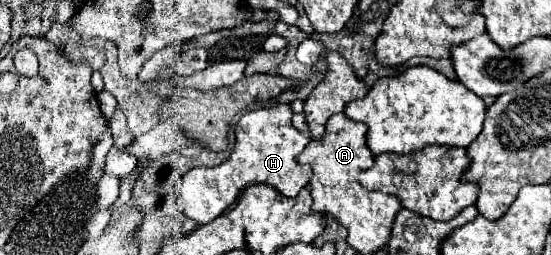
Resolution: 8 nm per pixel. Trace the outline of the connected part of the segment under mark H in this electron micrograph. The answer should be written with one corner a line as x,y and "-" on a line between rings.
275,104
269,108
251,110
237,122
237,142
231,156
219,166
199,166
183,176
177,192
177,208
197,224
207,224
221,216
239,196
239,192
251,184
269,184
283,196
295,198
301,188
309,184
309,170
297,162
297,156
305,150
309,138
291,124
291,106

